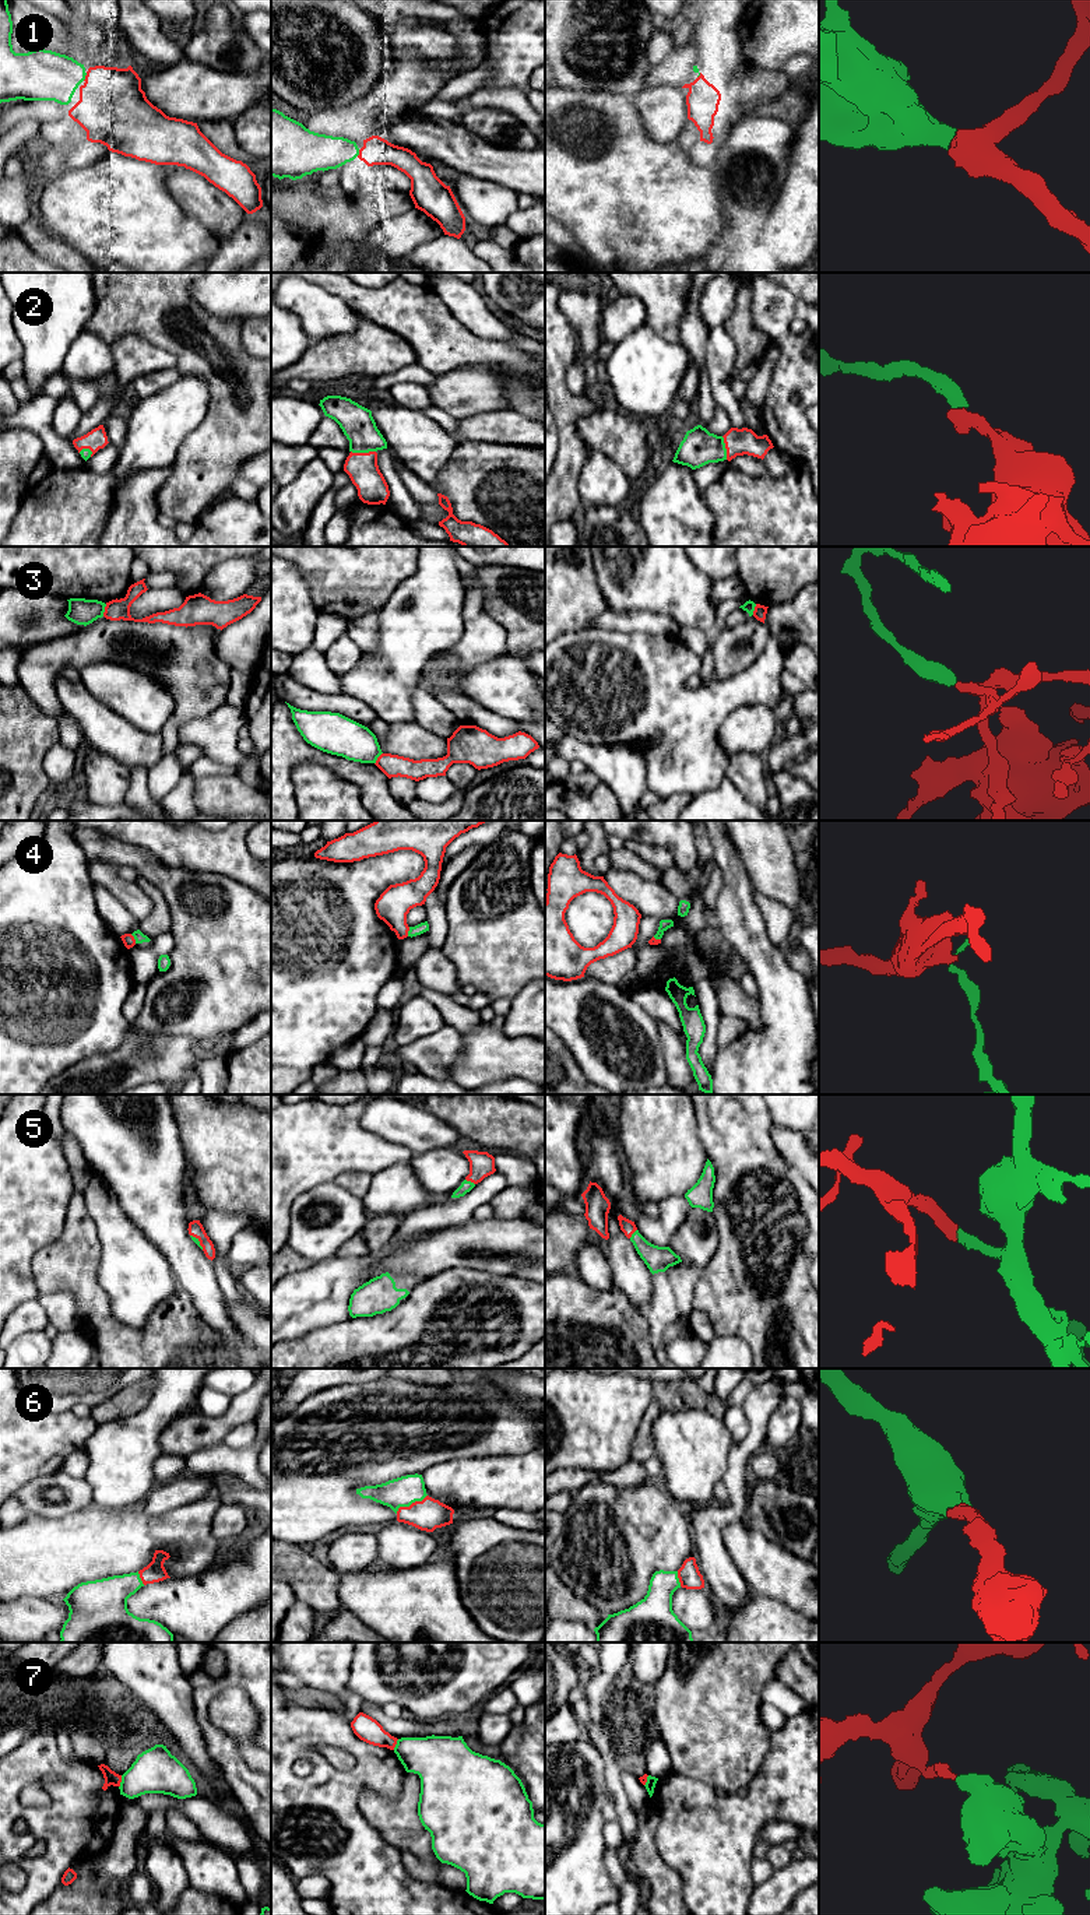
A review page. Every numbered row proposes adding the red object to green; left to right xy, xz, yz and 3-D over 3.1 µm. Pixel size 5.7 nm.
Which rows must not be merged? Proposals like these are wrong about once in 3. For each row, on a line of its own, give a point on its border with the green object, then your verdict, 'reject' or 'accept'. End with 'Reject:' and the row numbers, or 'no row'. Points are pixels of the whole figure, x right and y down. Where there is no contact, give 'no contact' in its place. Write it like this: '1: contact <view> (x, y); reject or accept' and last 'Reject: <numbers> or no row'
1: contact xy (84, 77); accept
2: contact xz (364, 452); accept
3: contact xy (104, 610); reject
4: contact xy (134, 938); reject
5: contact xz (470, 1181); accept
6: contact xz (410, 1504); accept
7: contact xy (122, 1781); reject
Reject: 3, 4, 7

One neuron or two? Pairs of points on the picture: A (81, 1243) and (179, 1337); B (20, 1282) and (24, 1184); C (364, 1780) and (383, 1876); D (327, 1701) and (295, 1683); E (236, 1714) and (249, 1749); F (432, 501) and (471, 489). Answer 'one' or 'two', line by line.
A: one
B: one
C: one
D: one
E: one
F: two

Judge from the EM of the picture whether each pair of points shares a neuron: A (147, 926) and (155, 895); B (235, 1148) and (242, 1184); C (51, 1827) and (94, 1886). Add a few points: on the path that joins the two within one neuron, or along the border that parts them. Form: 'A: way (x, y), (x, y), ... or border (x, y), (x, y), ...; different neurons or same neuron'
A: way (154, 919), (157, 916), (157, 902); same neuron
B: way (239, 1156), (242, 1159), (242, 1176); same neuron
C: border (106, 1848), (81, 1855), (69, 1866); different neurons

